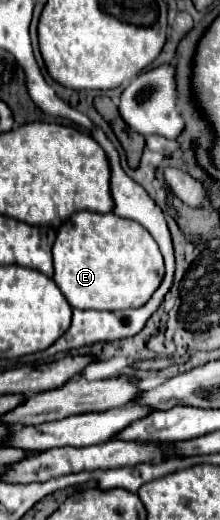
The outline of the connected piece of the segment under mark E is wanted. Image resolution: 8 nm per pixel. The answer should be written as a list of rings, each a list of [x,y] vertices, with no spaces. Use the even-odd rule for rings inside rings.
[[[81,211],[71,215],[71,219],[65,221],[57,233],[53,245],[53,263],[55,263],[55,275],[53,275],[55,283],[59,285],[69,305],[77,309],[119,311],[119,309],[143,307],[157,291],[157,287],[163,283],[165,277],[163,255],[157,243],[153,241],[153,237],[149,235],[149,231],[141,227],[137,221],[117,217],[115,213],[101,215],[101,213]]]

